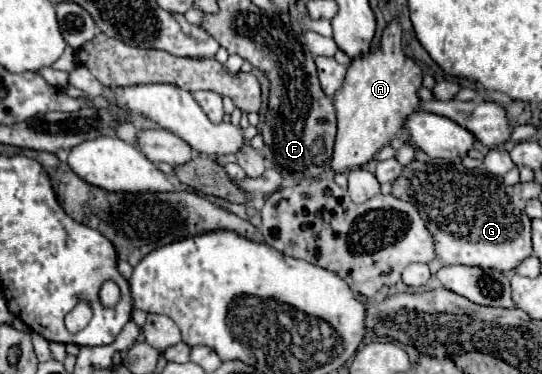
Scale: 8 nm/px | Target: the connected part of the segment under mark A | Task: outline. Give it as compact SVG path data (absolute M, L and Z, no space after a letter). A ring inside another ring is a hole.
M391 18L391 22L387 22L387 26L381 34L379 46L371 54L365 54L363 58L355 58L351 62L351 66L347 68L343 86L333 94L333 106L335 106L337 122L339 122L337 140L335 140L335 148L333 148L333 160L331 160L331 168L335 172L345 172L349 168L359 168L359 166L367 164L383 146L387 146L393 140L393 136L397 132L403 130L403 120L409 114L413 114L419 106L417 90L421 86L421 76L423 76L421 68L411 58L407 58L401 50L399 20Z

